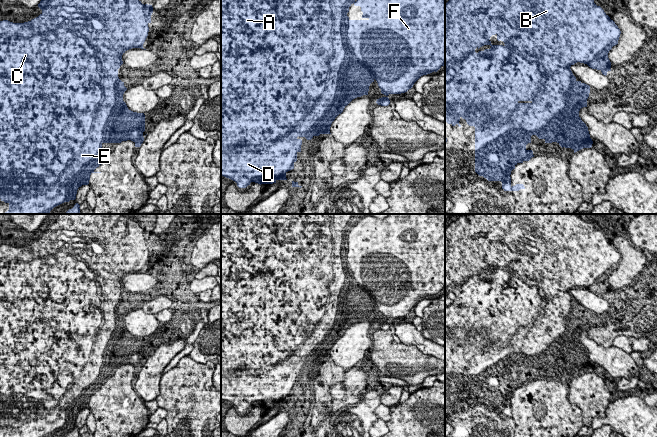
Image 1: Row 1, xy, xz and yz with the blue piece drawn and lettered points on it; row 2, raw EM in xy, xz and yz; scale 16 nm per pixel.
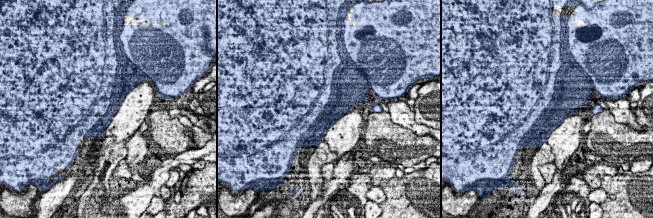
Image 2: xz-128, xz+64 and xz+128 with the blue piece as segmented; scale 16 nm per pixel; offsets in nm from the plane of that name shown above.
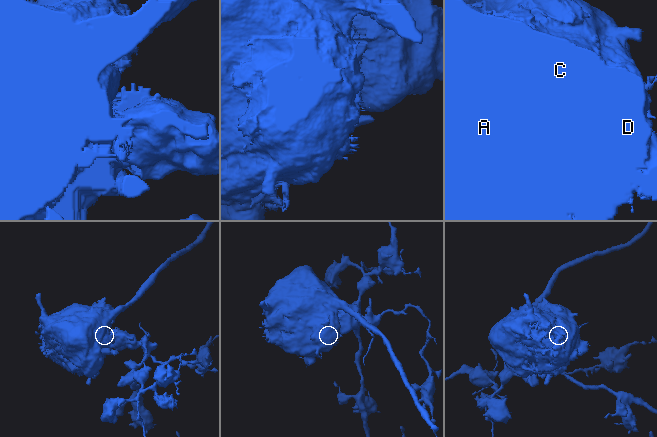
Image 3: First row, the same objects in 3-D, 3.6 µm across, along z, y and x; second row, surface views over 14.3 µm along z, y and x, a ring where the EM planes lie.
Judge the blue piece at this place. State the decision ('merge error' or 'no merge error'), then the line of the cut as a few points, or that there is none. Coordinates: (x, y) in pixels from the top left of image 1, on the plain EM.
merge error; cut xz (348, 243), (342, 245), (344, 280), (333, 329), (335, 341)

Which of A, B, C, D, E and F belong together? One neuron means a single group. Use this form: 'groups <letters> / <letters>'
groups A B C D E / F

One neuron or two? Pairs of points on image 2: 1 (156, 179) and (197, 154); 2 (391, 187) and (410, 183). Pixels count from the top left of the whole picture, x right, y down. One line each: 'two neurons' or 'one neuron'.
1: one neuron
2: one neuron

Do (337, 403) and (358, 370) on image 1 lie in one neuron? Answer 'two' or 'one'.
one

